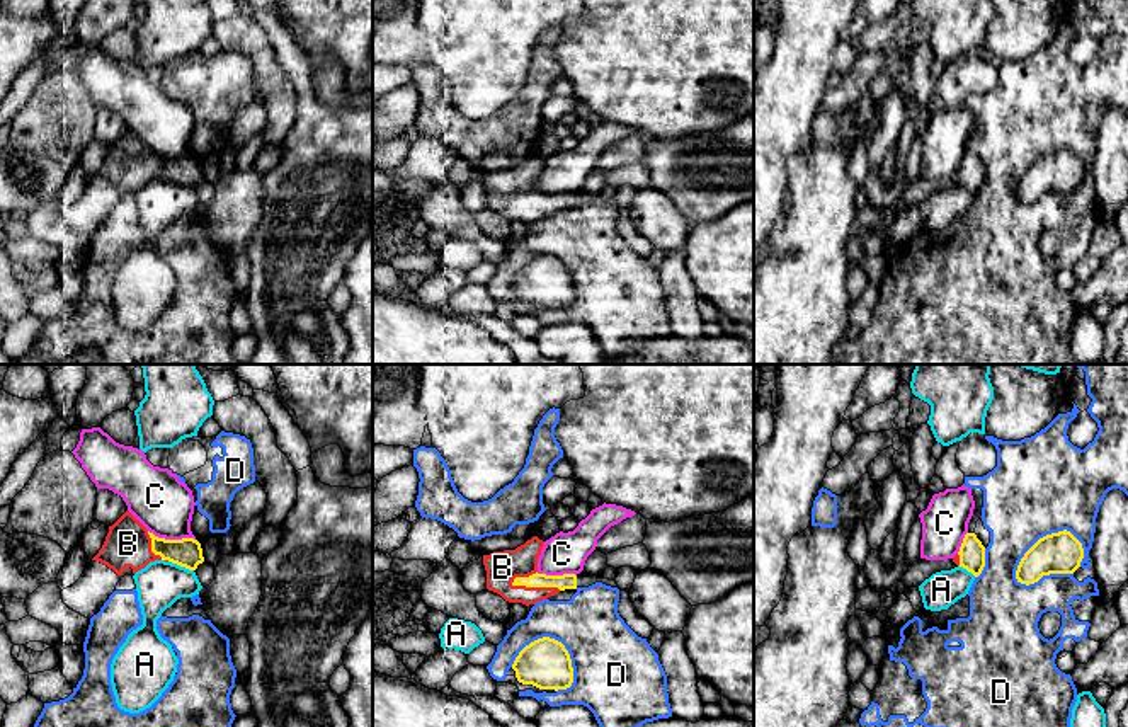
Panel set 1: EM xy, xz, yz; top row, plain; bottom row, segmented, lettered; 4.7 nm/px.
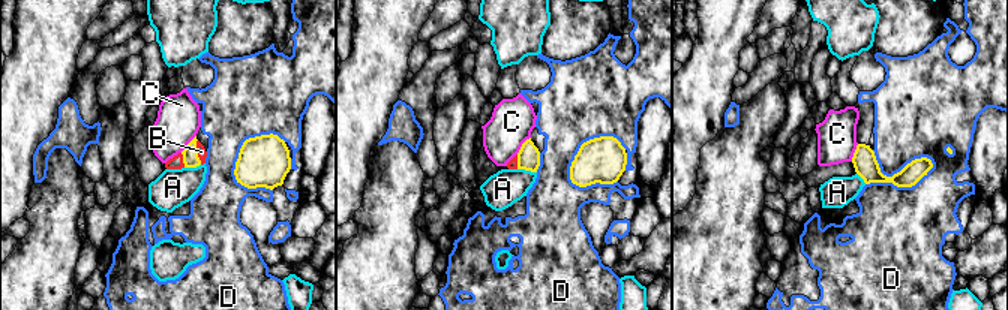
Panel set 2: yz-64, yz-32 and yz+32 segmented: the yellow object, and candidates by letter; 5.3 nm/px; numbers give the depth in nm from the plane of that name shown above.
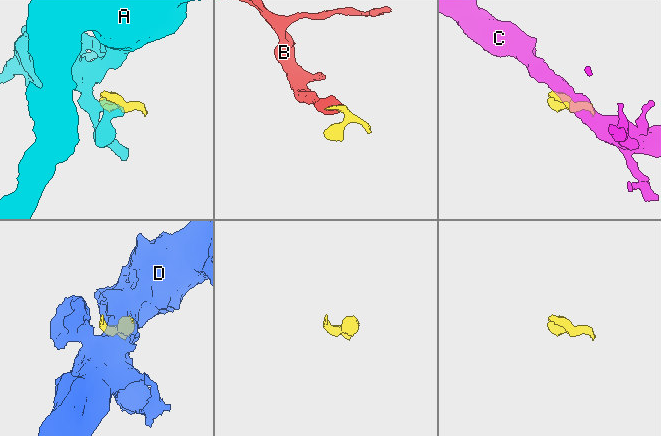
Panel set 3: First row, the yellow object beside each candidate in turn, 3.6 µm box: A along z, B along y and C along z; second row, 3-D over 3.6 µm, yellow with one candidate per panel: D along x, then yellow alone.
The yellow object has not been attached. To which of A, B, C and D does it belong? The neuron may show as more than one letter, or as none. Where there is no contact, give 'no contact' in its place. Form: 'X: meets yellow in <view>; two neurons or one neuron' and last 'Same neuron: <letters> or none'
A: meets yellow in xy; two neurons
B: meets yellow in xz; one neuron
C: meets yellow in xy; two neurons
D: meets yellow in yz; two neurons
Same neuron: B

